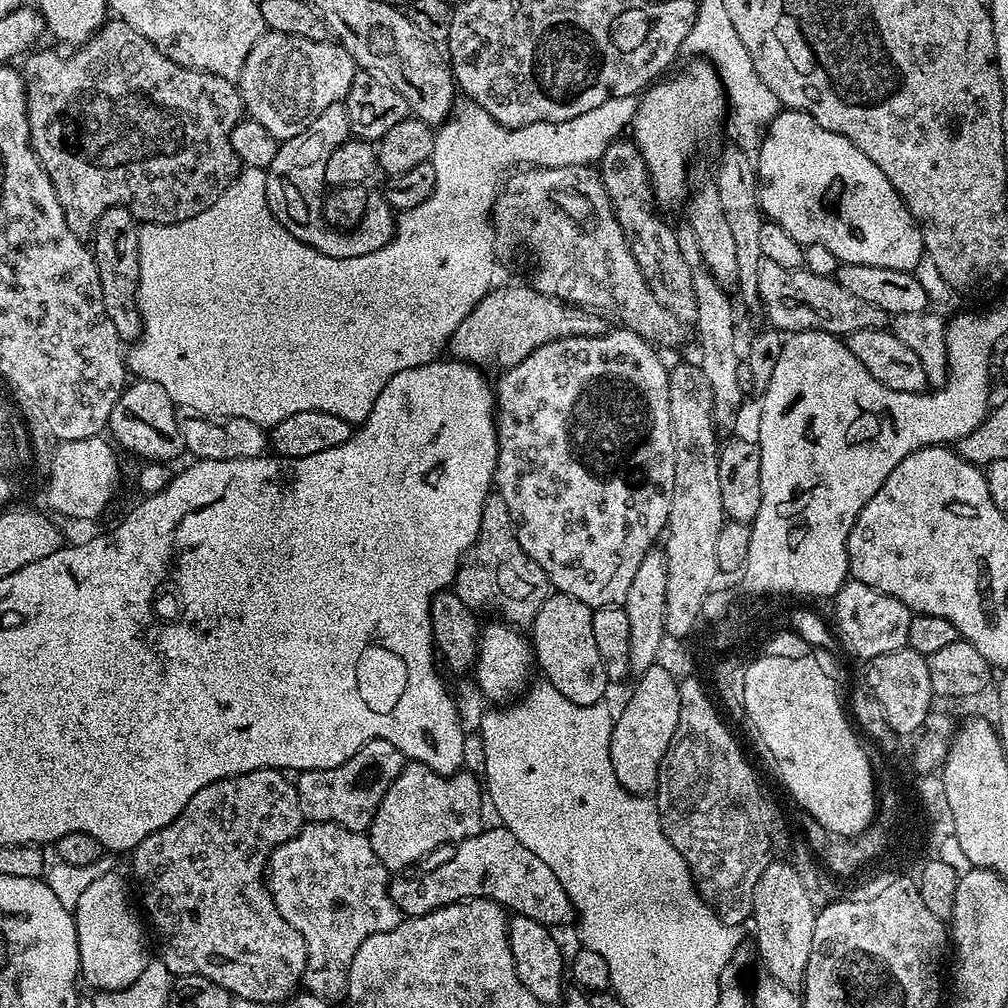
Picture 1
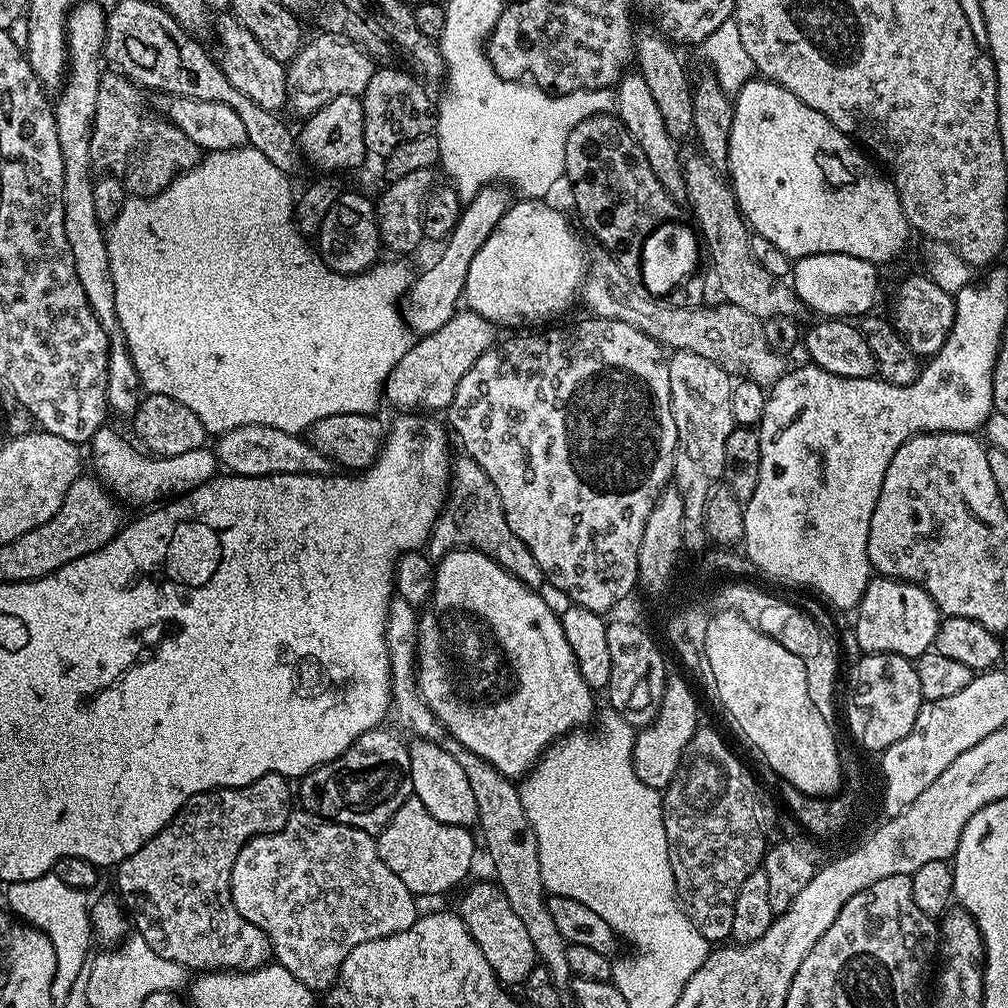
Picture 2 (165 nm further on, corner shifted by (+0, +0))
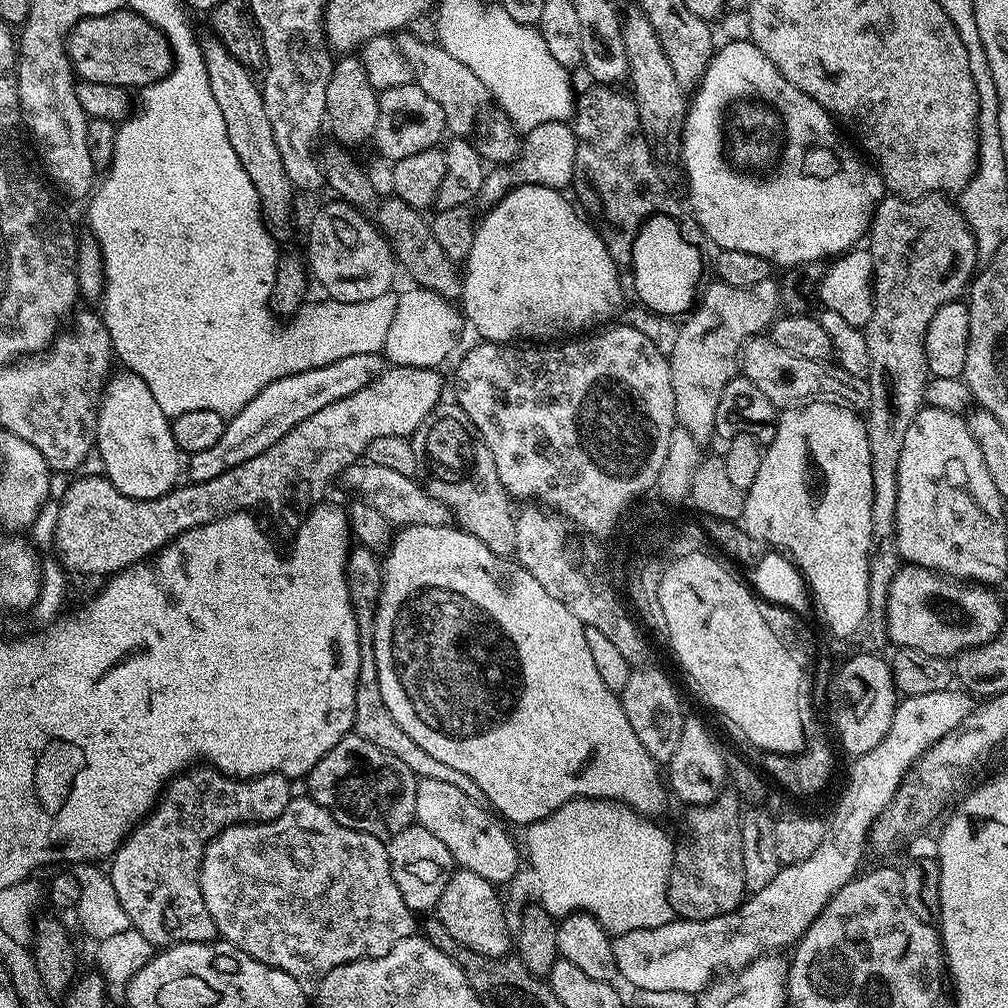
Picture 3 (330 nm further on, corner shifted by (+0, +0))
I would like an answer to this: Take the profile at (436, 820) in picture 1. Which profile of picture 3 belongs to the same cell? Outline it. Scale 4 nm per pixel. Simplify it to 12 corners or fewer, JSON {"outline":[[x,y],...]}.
{"outline":[[415,822],[386,847],[414,914],[431,913],[454,871],[450,850]]}

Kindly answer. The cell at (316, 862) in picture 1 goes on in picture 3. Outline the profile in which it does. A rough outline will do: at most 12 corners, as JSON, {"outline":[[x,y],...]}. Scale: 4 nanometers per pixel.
{"outline":[[311,798],[231,824],[221,941],[315,990],[417,931],[385,841]]}

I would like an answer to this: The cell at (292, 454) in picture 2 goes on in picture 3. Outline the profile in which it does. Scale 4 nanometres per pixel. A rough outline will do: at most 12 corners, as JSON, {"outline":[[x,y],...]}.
{"outline":[[367,462],[338,477],[393,526],[442,526],[452,511],[419,479]]}

